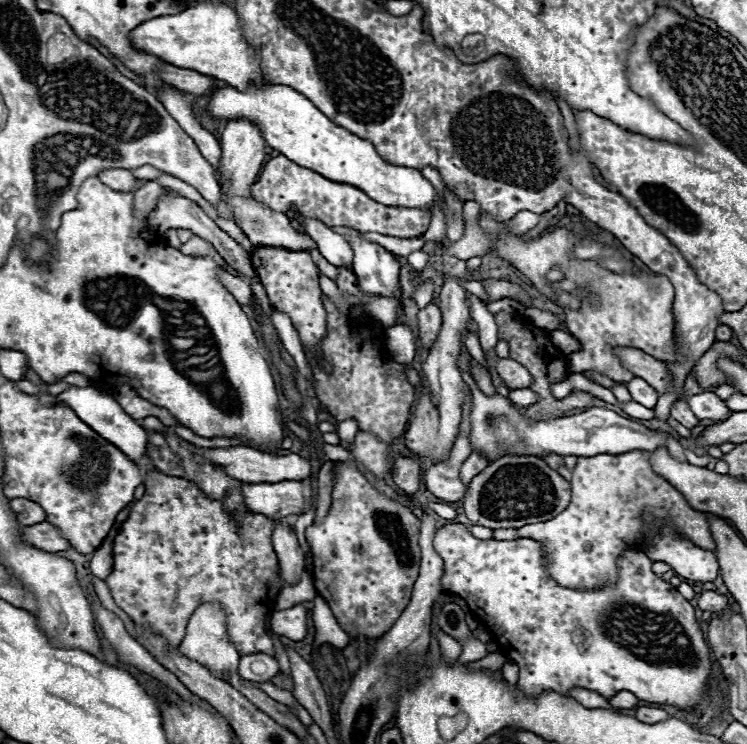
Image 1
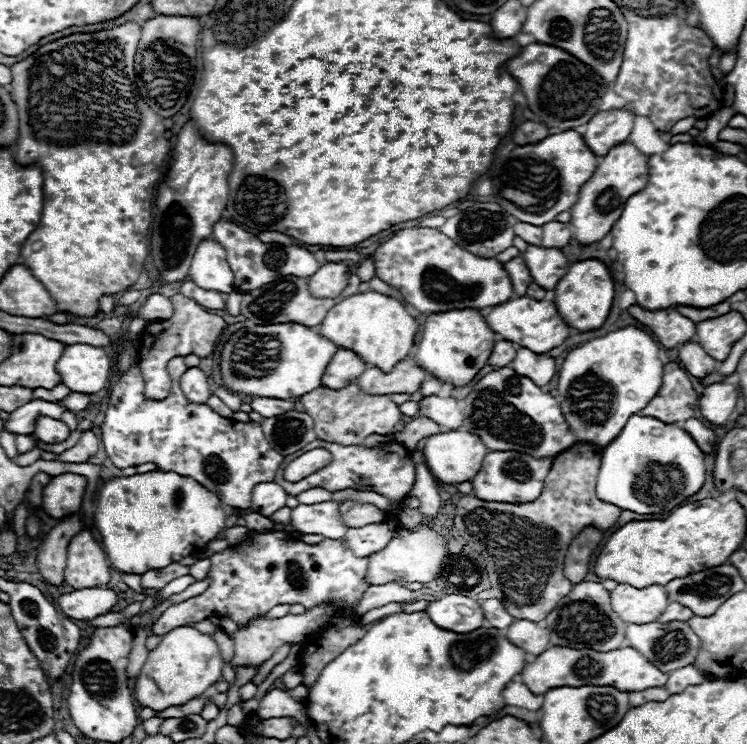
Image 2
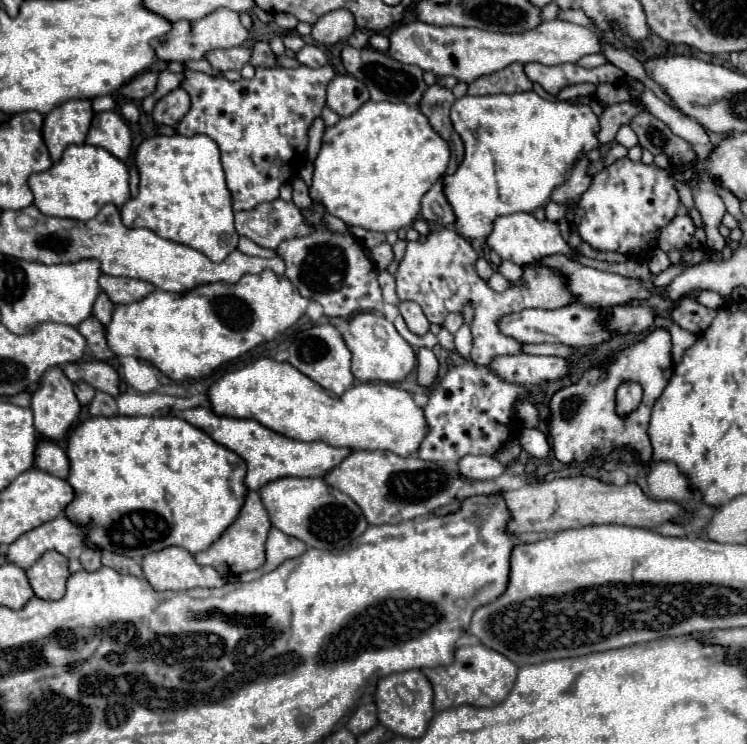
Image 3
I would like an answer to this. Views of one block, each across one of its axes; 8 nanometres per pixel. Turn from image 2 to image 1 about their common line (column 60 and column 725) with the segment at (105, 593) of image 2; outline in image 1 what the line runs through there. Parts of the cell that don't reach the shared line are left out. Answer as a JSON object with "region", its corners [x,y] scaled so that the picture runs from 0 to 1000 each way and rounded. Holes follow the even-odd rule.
{"region":[[[942,796],[937,801],[937,806],[934,806],[934,817],[964,825],[964,823],[969,823],[975,817],[975,804],[961,798],[961,796]]]}

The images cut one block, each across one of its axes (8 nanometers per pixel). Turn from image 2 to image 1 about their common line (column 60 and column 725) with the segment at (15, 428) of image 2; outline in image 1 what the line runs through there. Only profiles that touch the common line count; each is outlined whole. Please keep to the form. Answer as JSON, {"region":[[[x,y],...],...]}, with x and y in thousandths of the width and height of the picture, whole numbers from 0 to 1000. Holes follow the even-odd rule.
{"region":[[[940,527],[940,530],[929,530],[929,532],[921,532],[918,540],[924,543],[926,554],[934,559],[934,562],[950,562],[950,565],[969,565],[977,551],[972,548],[969,538],[964,538],[959,530],[953,527]]]}

